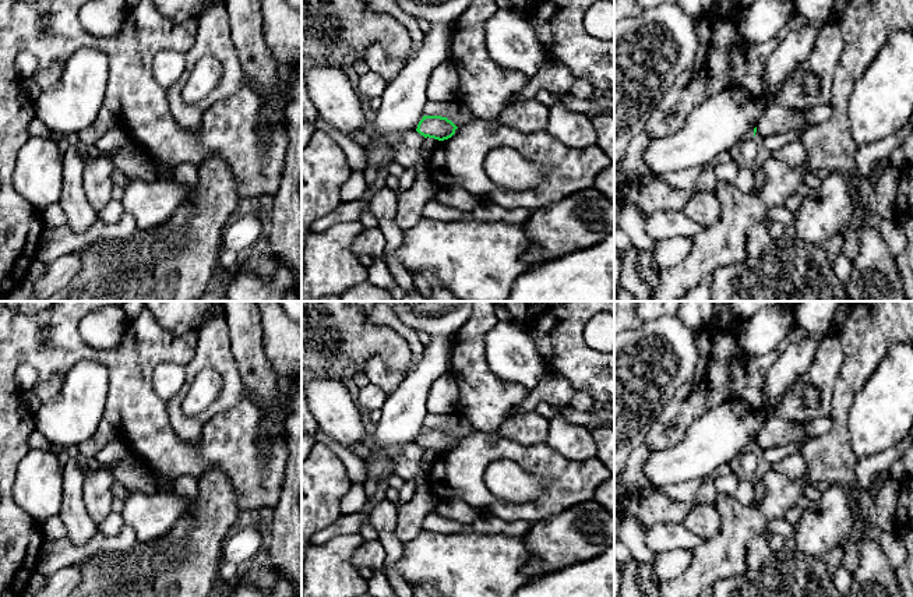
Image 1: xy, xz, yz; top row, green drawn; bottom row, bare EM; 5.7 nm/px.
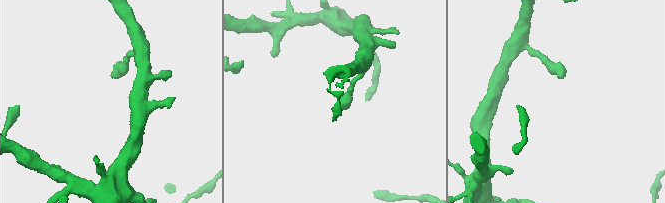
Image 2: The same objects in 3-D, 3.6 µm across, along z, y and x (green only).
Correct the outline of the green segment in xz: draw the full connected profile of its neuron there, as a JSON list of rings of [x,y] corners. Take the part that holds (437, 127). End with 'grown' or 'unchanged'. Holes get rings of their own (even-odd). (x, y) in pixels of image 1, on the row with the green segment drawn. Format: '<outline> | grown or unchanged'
[[[423,116],[419,121],[416,131],[424,138],[434,138],[438,141],[444,141],[451,138],[455,134],[458,127],[441,116]]] | unchanged

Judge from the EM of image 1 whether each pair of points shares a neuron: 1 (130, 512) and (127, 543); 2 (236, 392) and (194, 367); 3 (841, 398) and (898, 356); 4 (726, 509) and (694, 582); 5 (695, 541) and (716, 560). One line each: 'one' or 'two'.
1: two
2: one
3: two
4: one
5: two

